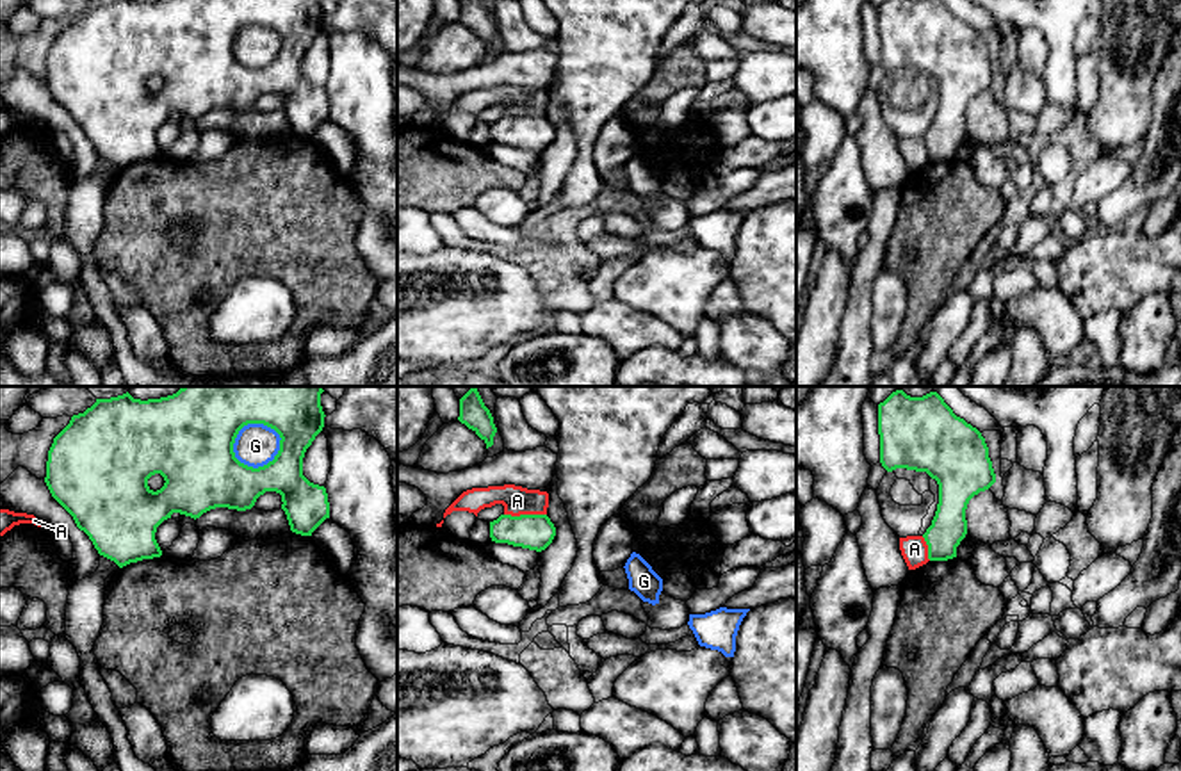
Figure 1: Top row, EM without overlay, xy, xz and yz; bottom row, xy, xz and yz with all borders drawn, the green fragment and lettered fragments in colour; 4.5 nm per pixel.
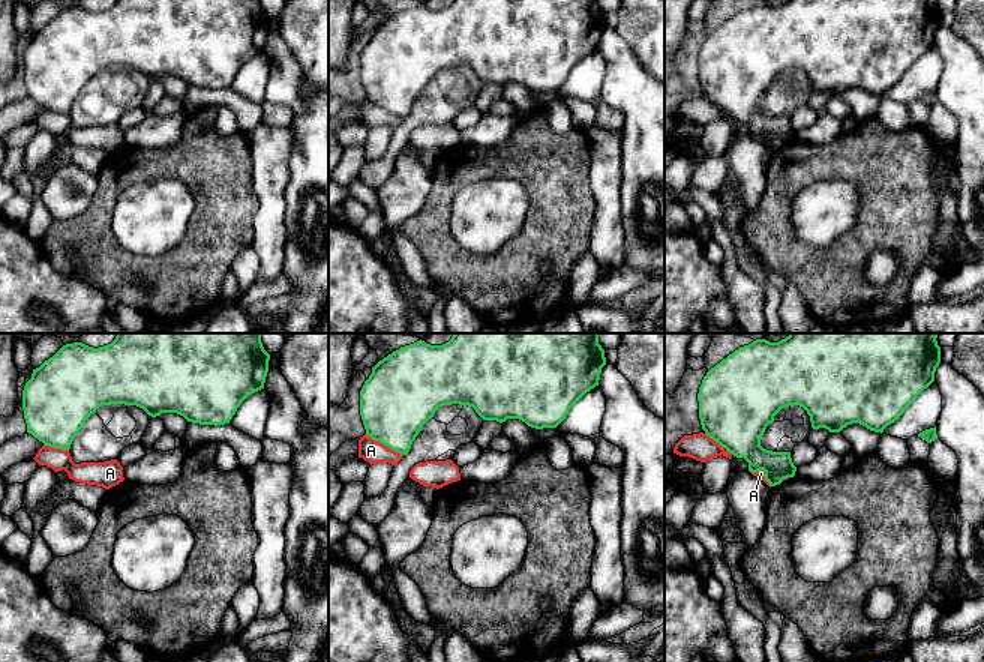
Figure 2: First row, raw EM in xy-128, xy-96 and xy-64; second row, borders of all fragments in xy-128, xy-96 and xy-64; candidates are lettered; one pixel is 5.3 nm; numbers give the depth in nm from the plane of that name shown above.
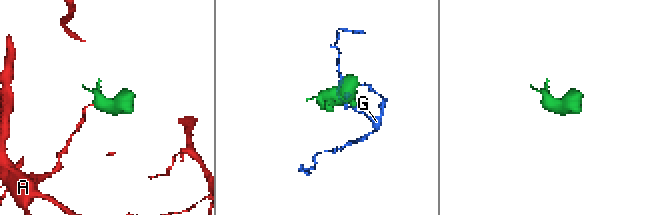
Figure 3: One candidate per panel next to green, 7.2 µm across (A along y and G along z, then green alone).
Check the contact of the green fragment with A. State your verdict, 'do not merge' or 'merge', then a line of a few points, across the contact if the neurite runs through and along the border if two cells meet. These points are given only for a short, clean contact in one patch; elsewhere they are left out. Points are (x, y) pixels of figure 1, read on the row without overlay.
do not merge

